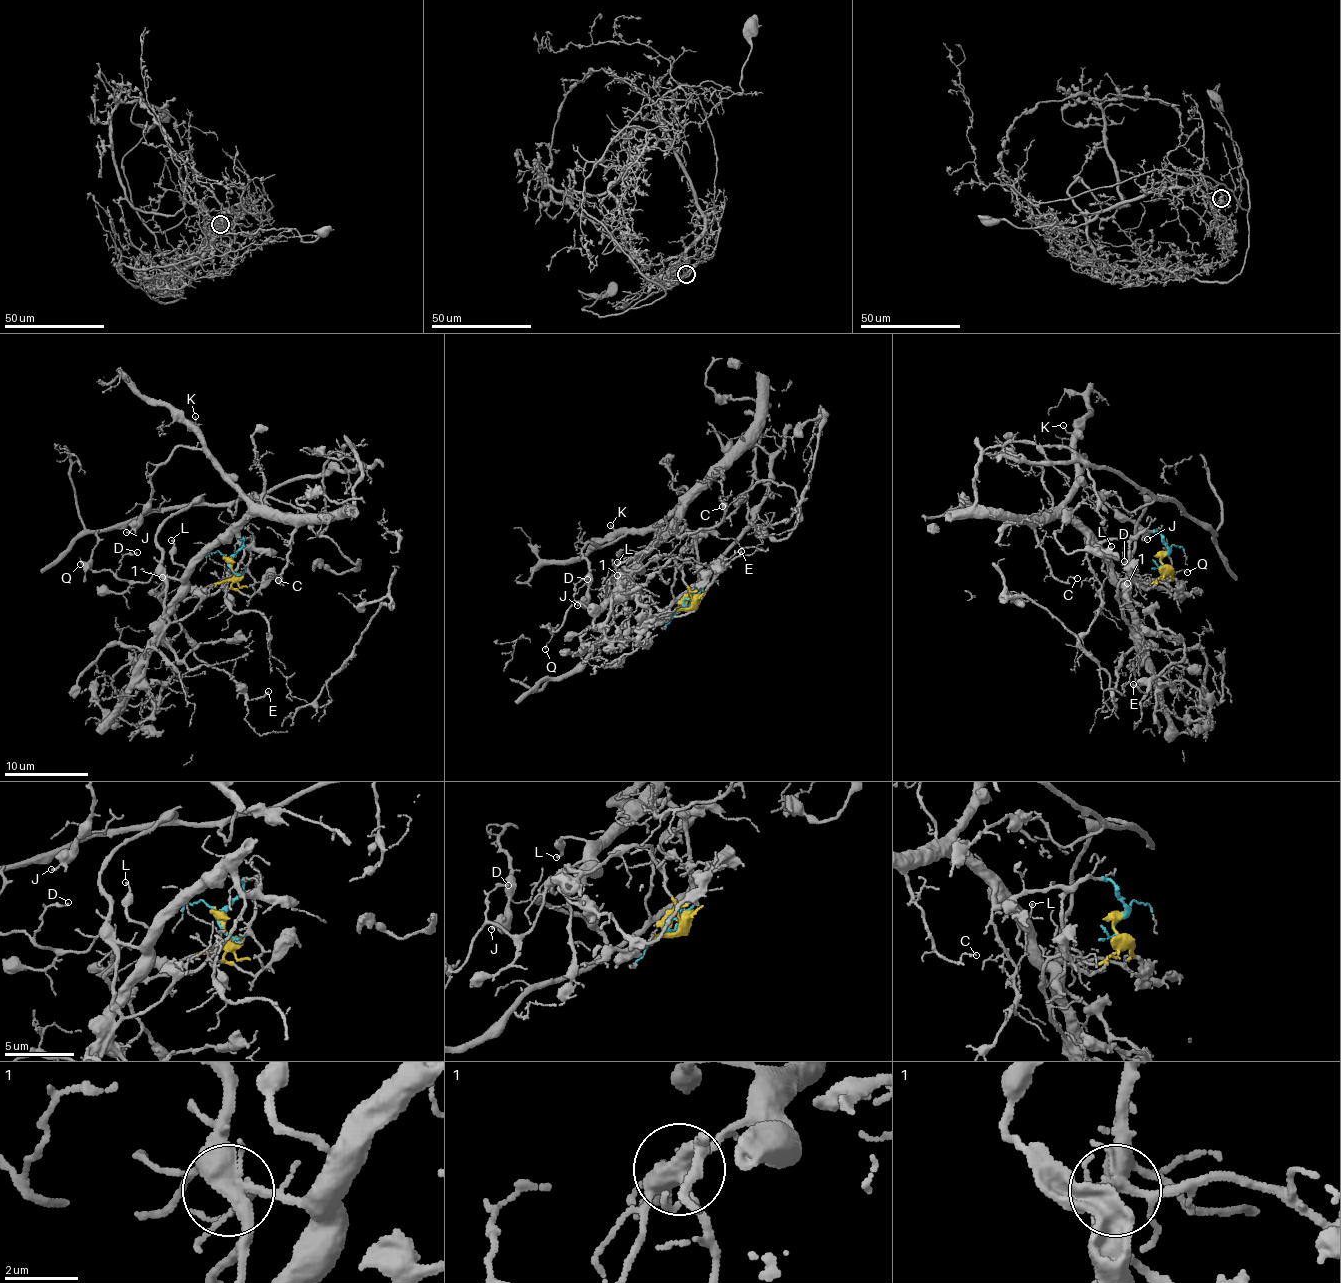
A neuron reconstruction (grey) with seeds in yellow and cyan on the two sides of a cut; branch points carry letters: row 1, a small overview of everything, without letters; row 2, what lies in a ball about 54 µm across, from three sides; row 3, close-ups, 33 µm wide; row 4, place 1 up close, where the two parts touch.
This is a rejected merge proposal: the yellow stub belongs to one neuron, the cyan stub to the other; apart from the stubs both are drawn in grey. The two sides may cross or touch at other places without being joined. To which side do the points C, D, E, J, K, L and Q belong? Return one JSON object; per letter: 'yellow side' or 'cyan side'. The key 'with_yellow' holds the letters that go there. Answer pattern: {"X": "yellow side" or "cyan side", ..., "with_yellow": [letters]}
{"C": "cyan side", "D": "yellow side", "E": "yellow side", "J": "cyan side", "K": "cyan side", "L": "cyan side", "Q": "yellow side", "with_yellow": ["D", "E", "Q"]}

